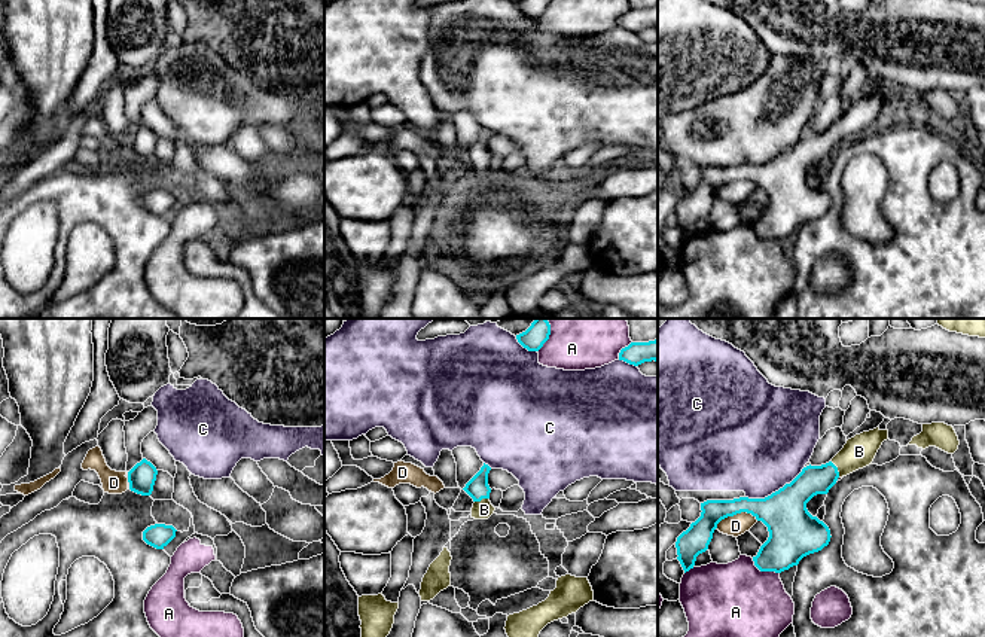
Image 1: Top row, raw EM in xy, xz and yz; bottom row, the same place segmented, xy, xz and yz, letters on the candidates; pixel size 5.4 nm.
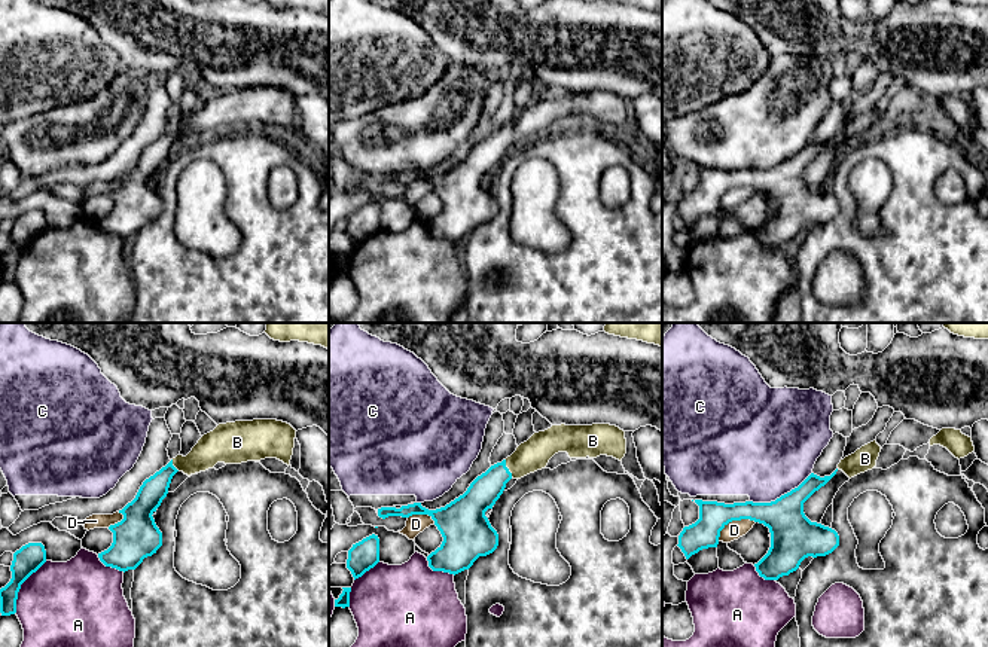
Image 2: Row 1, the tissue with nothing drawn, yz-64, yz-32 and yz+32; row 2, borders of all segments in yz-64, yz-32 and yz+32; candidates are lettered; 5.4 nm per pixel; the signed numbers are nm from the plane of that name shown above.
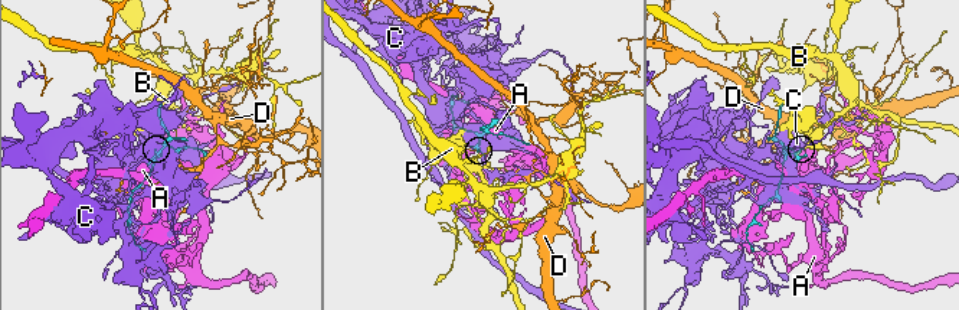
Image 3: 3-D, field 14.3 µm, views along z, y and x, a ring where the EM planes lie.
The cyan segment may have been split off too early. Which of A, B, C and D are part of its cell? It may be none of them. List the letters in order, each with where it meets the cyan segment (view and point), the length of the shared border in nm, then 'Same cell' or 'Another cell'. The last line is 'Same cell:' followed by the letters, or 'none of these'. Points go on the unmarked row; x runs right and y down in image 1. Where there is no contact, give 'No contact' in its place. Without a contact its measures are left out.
A: Touches cyan at yz (764, 237). Shared border 170 nm. Another cell
B: Touches cyan at yz (836, 136). Shared border 100 nm. Same cell
C: Touches cyan at yz (775, 158). Shared border 360 nm. Another cell
D: Touches cyan at yz (735, 180). Shared border 240 nm. Another cell
Same cell: B

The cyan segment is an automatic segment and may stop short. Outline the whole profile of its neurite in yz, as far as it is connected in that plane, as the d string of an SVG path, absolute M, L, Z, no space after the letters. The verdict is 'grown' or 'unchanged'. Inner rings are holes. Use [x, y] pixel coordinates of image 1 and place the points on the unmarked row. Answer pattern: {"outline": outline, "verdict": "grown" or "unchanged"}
{"outline": "M879 94L856 101L829 129L803 134L790 150L765 165L739 164L701 170L701 183L676 208L677 226L684 240L708 216L717 191L741 179L751 180L769 198L768 207L753 223L760 238L781 240L798 232L803 223L821 217L830 208L830 196L808 179L806 170L817 161L827 161L839 144L872 131L887 106L888 97Z", "verdict": "grown"}

